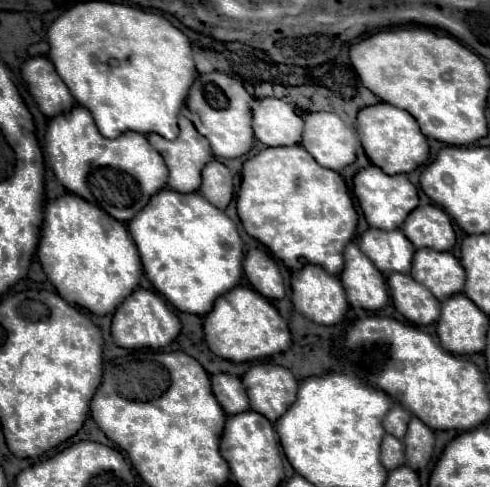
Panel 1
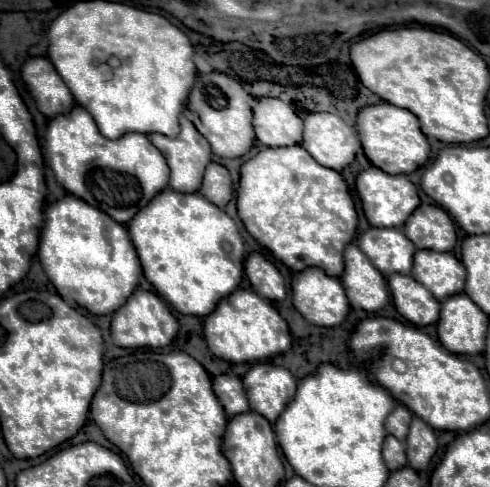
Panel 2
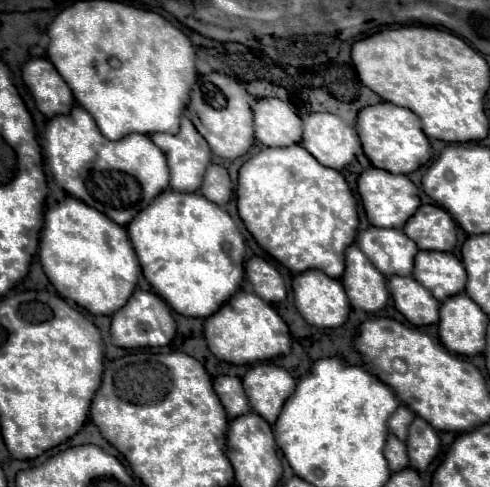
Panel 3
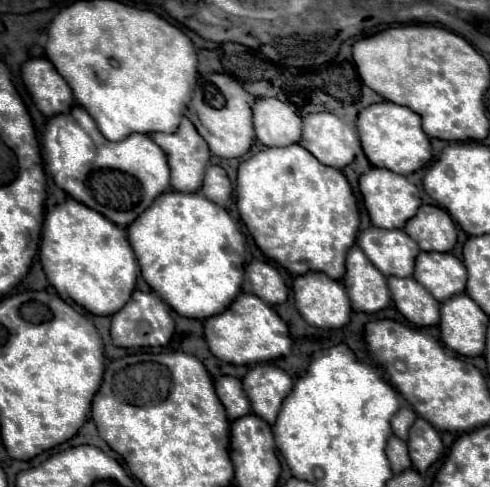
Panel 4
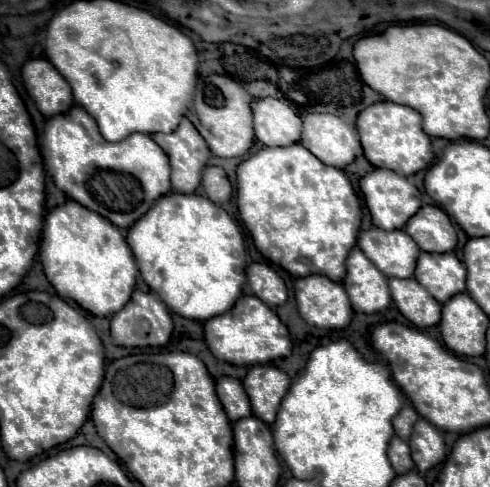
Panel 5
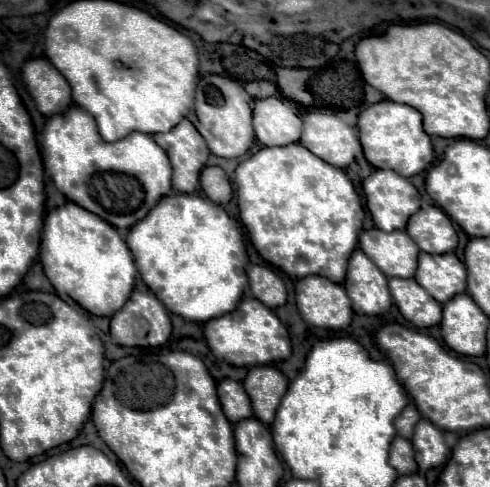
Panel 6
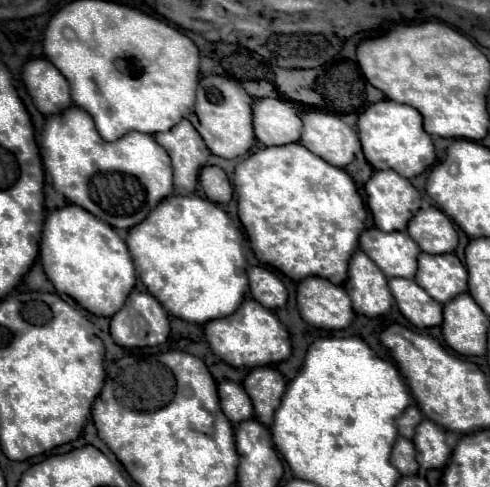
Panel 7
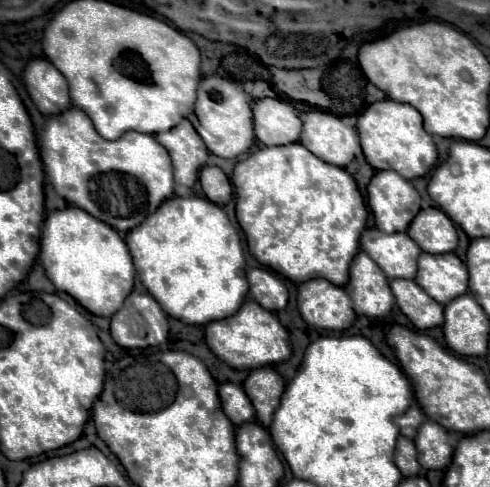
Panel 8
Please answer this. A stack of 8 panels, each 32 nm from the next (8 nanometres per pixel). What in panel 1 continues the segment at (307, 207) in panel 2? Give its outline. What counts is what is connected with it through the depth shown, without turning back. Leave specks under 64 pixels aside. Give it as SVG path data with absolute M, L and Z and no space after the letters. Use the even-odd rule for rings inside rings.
M300 144L264 148L246 160L236 206L244 230L288 268L320 264L332 276L342 272L342 250L356 232L358 214L342 176L320 166Z

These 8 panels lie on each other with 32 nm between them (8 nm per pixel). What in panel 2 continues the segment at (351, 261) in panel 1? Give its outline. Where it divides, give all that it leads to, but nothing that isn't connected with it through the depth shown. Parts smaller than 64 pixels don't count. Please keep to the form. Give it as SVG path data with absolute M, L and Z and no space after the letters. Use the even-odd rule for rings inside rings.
M350 244L344 252L344 274L340 276L352 308L376 312L388 302L386 278L372 266L364 252Z

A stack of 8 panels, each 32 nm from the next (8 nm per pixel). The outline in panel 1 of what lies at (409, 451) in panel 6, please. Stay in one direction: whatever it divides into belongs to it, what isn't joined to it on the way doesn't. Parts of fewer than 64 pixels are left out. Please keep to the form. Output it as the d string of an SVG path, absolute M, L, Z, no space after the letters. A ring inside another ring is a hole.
M386 434L382 440L382 464L386 466L386 470L394 470L406 464L404 444L390 434Z

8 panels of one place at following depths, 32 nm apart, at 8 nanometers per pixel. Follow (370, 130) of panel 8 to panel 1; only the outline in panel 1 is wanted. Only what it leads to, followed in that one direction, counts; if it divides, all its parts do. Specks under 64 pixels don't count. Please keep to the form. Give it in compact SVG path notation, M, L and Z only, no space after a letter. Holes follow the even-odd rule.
M378 102L374 106L362 108L358 112L356 132L370 162L388 174L408 174L428 160L430 148L426 136L418 128L416 118L410 112L396 108L392 104Z

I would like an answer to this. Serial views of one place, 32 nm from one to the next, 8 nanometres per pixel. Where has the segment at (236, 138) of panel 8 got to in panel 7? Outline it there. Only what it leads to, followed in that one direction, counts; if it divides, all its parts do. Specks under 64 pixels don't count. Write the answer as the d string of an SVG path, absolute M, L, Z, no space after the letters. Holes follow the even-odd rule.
M206 76L198 84L195 109L189 121L202 136L208 149L222 158L233 159L247 154L255 144L252 130L252 108L250 96L240 86L240 82L224 76Z

